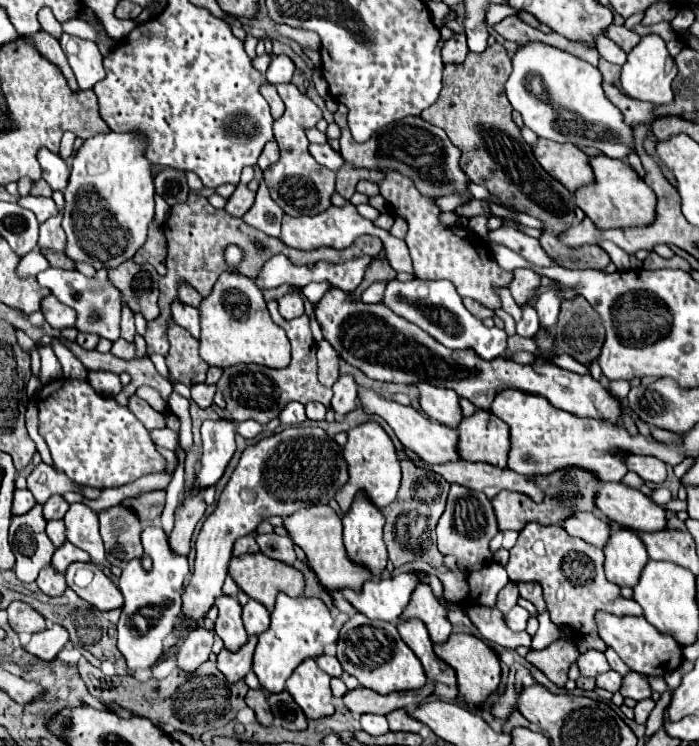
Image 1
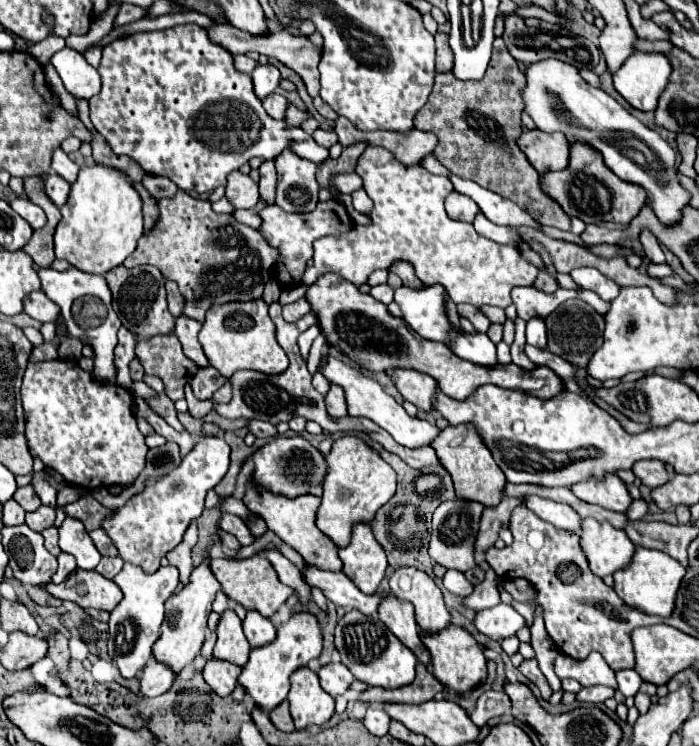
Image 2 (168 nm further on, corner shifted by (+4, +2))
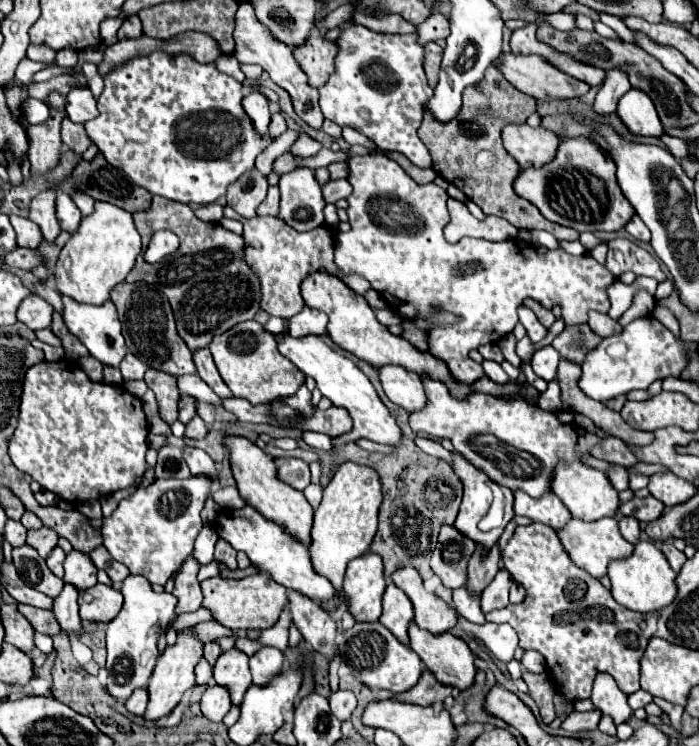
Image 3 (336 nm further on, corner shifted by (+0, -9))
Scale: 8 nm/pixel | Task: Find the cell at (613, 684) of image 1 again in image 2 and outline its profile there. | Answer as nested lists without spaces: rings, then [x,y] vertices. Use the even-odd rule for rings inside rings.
[[[591,686],[591,688],[583,688],[579,694],[577,694],[577,700],[579,702],[591,702],[591,704],[601,704],[605,702],[607,698],[611,698],[615,692],[607,686]]]

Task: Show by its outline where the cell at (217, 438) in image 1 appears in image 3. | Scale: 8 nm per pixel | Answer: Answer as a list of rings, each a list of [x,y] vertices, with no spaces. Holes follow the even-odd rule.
[[[191,475],[189,479],[157,479],[149,487],[137,489],[129,499],[119,503],[111,517],[103,519],[103,545],[107,547],[111,557],[115,561],[121,561],[133,575],[143,575],[153,585],[165,585],[167,579],[181,567],[183,559],[187,559],[187,555],[193,553],[193,543],[199,531],[203,529],[199,513],[211,495],[213,483],[215,479],[207,475]]]

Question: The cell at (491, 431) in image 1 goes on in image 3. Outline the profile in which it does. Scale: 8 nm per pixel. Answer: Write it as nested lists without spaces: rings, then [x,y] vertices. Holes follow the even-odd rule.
[[[417,437],[415,441],[417,441],[417,445],[421,447],[421,451],[425,451],[425,453],[429,453],[429,455],[435,455],[435,457],[439,457],[439,459],[443,459],[443,461],[447,461],[447,463],[451,465],[451,469],[455,471],[455,475],[457,475],[457,477],[461,479],[461,483],[463,483],[463,503],[461,503],[459,515],[457,515],[457,519],[455,519],[455,527],[457,527],[459,531],[463,531],[463,535],[467,535],[469,539],[481,543],[485,549],[489,549],[491,545],[495,545],[497,539],[501,537],[503,529],[497,527],[497,529],[491,529],[491,531],[481,531],[481,529],[477,527],[477,523],[479,523],[481,517],[487,513],[487,509],[489,509],[489,505],[491,505],[491,501],[493,501],[493,493],[491,493],[491,489],[489,489],[489,485],[487,485],[487,483],[489,483],[489,477],[487,477],[481,469],[473,467],[473,463],[469,463],[461,453],[457,453],[457,451],[447,451],[441,443],[437,443],[437,441],[433,441],[433,439]]]

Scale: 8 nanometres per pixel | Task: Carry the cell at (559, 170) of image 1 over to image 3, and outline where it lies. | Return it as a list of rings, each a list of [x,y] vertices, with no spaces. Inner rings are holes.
[[[507,125],[503,129],[503,145],[507,153],[523,167],[543,167],[555,159],[559,137],[547,129],[531,129],[527,125]]]

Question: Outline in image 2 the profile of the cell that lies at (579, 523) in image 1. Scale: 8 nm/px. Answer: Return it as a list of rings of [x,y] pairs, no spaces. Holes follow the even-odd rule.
[[[525,496],[523,504],[535,512],[539,518],[543,518],[545,522],[561,528],[561,530],[571,530],[571,532],[579,532],[581,526],[581,518],[579,514],[567,506],[567,504],[559,504],[541,496]]]

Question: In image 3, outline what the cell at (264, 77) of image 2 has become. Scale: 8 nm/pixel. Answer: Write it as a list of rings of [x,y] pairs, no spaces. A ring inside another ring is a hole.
[[[253,89],[253,91],[247,91],[245,97],[243,97],[243,109],[247,111],[247,115],[251,115],[251,121],[255,123],[255,129],[257,131],[263,131],[263,135],[267,133],[267,125],[269,125],[269,99]]]

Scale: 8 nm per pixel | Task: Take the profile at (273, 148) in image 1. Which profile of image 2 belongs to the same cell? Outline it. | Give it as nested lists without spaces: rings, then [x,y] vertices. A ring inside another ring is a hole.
[[[267,160],[259,168],[261,180],[259,180],[259,196],[265,204],[275,204],[275,188],[277,188],[277,178],[275,178],[275,164],[273,160]]]

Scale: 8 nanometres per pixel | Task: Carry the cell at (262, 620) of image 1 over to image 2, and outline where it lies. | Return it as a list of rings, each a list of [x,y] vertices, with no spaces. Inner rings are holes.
[[[255,610],[247,612],[247,618],[243,622],[243,630],[245,630],[245,636],[247,636],[251,648],[261,648],[261,646],[269,644],[271,640],[275,640],[275,636],[277,636],[271,620],[261,616]]]

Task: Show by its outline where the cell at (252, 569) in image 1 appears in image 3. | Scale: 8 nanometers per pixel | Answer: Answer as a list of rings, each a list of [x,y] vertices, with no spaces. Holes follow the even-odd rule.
[[[257,573],[245,579],[223,579],[223,577],[211,577],[201,583],[203,589],[203,605],[211,609],[213,617],[229,627],[235,629],[269,629],[277,623],[281,611],[289,603],[287,589],[271,579],[271,575]]]

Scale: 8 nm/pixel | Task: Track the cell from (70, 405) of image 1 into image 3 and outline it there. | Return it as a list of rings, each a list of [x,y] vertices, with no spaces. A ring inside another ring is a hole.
[[[69,361],[37,363],[31,367],[23,381],[23,395],[19,405],[19,425],[9,443],[9,457],[13,465],[29,473],[47,491],[53,491],[59,499],[69,503],[81,503],[89,499],[101,499],[119,489],[129,489],[139,477],[143,477],[147,463],[147,419],[141,401],[127,393],[123,387],[107,383],[93,383],[85,371]]]

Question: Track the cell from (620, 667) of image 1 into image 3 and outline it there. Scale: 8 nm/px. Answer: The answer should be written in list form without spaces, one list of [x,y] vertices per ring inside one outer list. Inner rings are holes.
[[[639,689],[639,691],[635,691],[635,693],[631,693],[631,695],[629,695],[629,705],[631,705],[631,709],[635,711],[635,709],[645,707],[647,703],[651,703],[651,699],[653,699],[653,697],[651,697],[647,691]]]

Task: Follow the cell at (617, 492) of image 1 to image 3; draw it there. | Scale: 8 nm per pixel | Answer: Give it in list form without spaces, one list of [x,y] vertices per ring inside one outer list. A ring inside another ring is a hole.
[[[583,463],[563,465],[559,471],[555,471],[555,479],[551,483],[551,491],[567,505],[573,517],[585,519],[585,521],[597,521],[601,517],[617,517],[619,513],[619,493],[611,485],[609,477],[593,467],[587,467]]]

